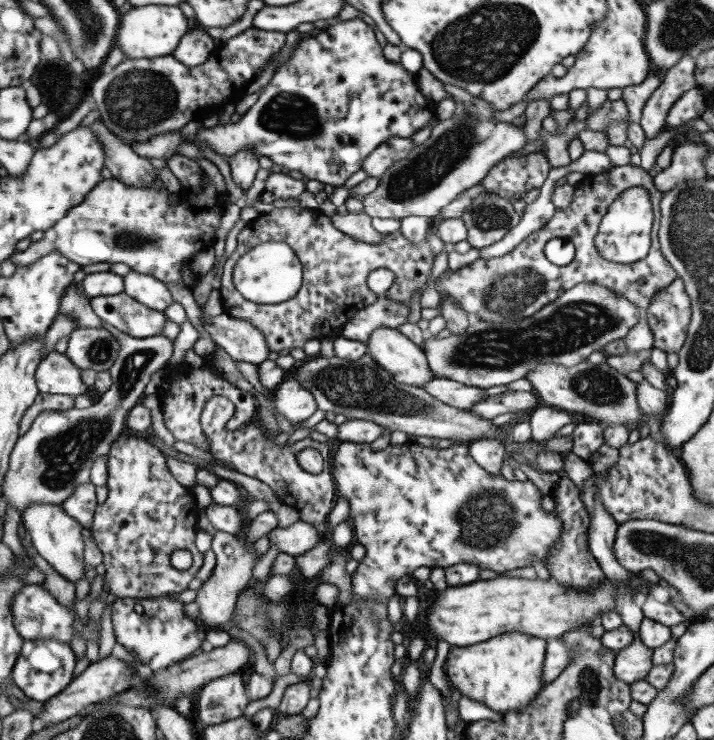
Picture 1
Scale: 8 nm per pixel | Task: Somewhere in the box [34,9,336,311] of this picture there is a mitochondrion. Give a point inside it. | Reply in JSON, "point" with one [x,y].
{"point":[138,100]}

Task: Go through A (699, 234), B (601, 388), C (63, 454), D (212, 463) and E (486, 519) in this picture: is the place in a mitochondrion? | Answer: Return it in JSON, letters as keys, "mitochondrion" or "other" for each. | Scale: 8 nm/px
{"A":"mitochondrion","B":"mitochondrion","C":"mitochondrion","D":"other","E":"mitochondrion"}

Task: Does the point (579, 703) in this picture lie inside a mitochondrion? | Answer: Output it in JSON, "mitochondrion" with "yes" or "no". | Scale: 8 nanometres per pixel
{"mitochondrion":"yes"}

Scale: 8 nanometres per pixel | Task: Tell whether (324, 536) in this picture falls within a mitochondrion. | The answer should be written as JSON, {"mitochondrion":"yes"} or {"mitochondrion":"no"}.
{"mitochondrion":"no"}

